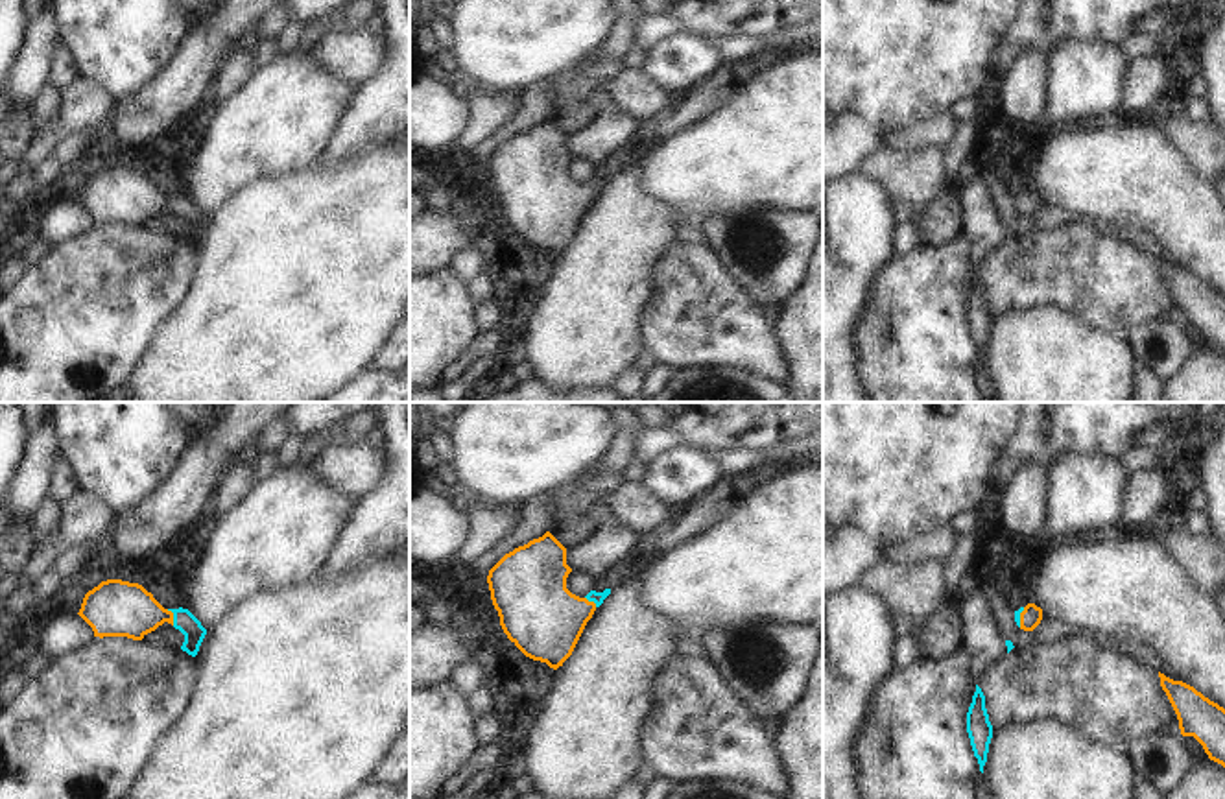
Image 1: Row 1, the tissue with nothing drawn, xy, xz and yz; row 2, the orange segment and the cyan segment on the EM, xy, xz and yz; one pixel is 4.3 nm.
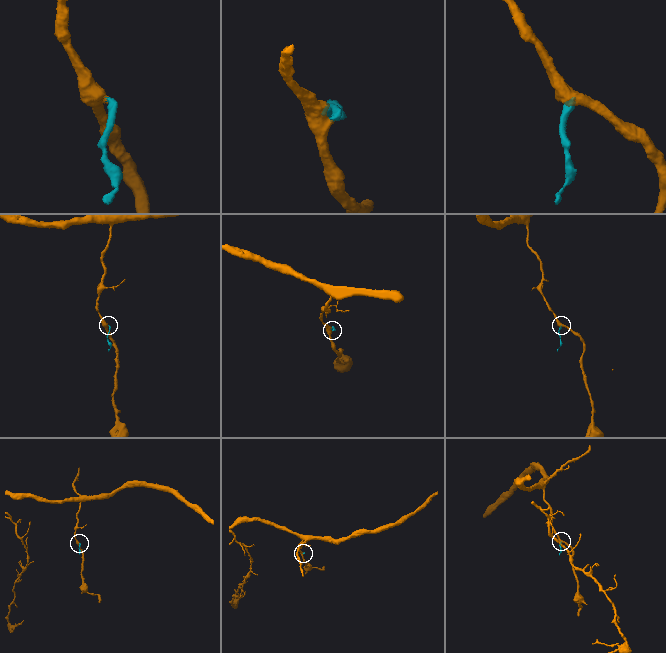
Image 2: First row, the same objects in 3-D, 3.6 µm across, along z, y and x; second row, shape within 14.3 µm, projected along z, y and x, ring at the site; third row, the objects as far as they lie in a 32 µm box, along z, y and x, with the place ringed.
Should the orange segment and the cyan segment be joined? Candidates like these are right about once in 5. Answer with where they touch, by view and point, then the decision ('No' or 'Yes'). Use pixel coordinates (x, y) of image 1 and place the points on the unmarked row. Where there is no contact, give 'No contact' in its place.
Touches orange at xy (172, 203). Yes.

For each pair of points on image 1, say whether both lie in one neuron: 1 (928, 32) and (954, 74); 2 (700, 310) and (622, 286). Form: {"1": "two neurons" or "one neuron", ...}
{"1": "one neuron", "2": "two neurons"}

